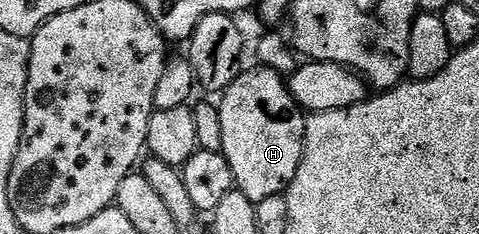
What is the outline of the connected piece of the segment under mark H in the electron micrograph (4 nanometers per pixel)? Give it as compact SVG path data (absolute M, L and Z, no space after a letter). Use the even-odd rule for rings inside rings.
M255 65L242 70L231 81L231 85L220 96L219 122L223 125L223 145L221 154L227 157L227 165L231 165L233 185L243 193L254 205L267 201L267 197L284 195L291 181L295 181L295 173L299 173L299 165L305 152L305 120L306 112L295 101L289 91L288 82L279 73L262 65Z

